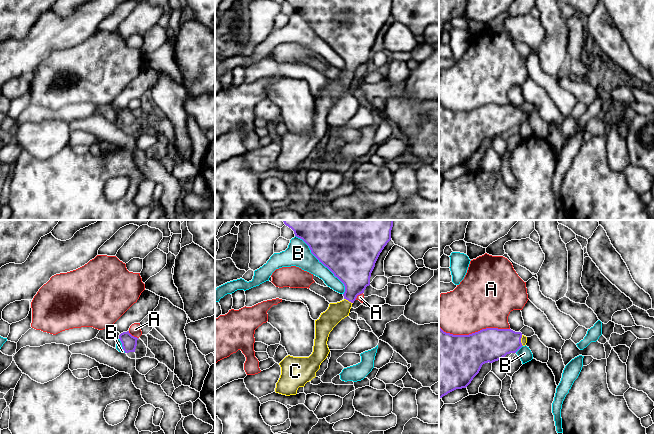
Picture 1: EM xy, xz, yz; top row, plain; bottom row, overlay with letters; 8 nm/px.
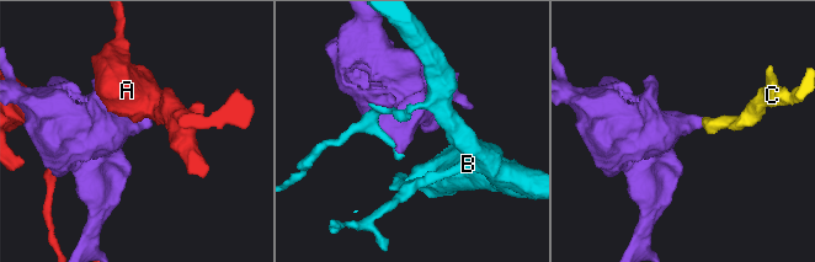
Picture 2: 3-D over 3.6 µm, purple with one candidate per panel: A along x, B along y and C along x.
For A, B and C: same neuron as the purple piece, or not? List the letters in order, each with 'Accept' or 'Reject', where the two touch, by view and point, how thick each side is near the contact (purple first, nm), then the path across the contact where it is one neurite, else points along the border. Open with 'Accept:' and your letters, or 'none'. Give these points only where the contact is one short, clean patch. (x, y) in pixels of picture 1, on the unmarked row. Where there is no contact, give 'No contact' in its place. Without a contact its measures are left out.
Accept: C
A: Reject. Touches purple at yz (474, 109). Thickness 400 nm (purple) against 420 nm
B: Reject. Touches purple at xz (323, 40). Thickness 440 nm (purple) against 200 nm
C: Accept. Touches purple at xz (348, 76). Thickness 280 nm (purple) against 150 nm. Path across: xz (354, 46), (354, 62), (348, 76), (336, 88)

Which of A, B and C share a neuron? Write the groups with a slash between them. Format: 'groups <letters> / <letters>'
groups A / B / C

